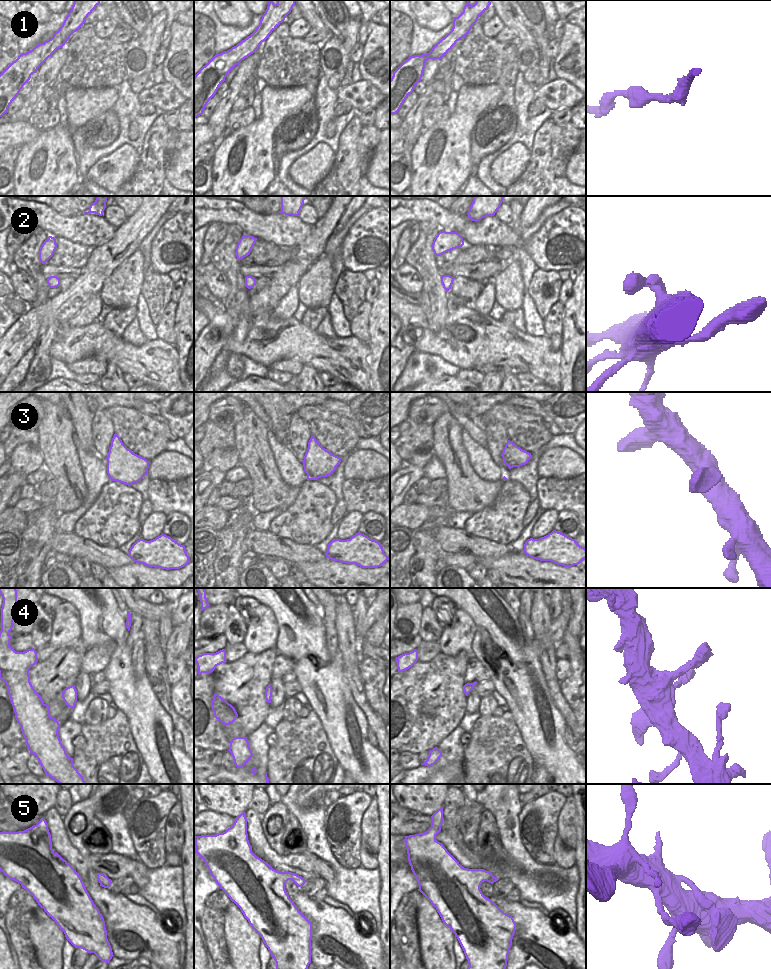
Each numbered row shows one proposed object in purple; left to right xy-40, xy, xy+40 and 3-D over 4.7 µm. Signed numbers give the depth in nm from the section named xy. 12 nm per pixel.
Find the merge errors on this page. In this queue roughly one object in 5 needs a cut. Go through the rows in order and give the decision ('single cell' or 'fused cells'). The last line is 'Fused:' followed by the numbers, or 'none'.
1: single cell
2: single cell
3: single cell
4: single cell
5: single cell
Fused: none

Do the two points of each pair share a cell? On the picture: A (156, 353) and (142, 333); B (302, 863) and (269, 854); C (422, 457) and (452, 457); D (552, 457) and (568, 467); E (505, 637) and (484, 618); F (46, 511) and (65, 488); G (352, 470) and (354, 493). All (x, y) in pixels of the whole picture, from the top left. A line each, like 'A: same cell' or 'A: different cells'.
A: different cells
B: same cell
C: different cells
D: same cell
E: same cell
F: different cells
G: different cells

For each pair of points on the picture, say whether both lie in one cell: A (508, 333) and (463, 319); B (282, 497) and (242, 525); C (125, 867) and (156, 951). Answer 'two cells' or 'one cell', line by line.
A: one cell
B: two cells
C: one cell

